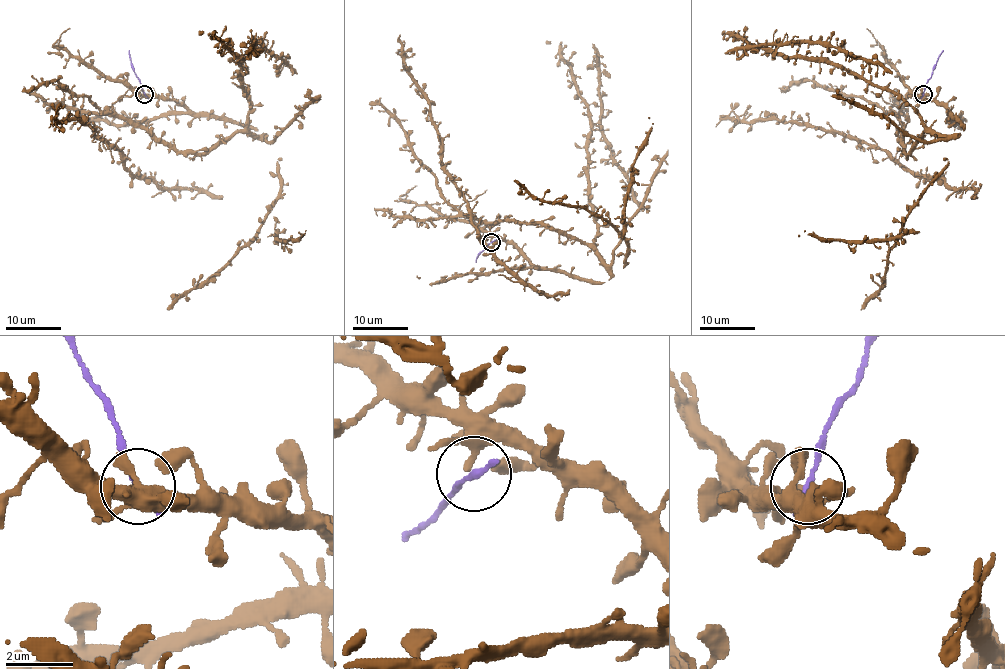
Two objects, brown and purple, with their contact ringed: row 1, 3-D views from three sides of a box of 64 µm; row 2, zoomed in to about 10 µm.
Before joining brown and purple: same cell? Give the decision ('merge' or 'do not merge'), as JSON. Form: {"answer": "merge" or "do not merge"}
{"answer": "do not merge"}

